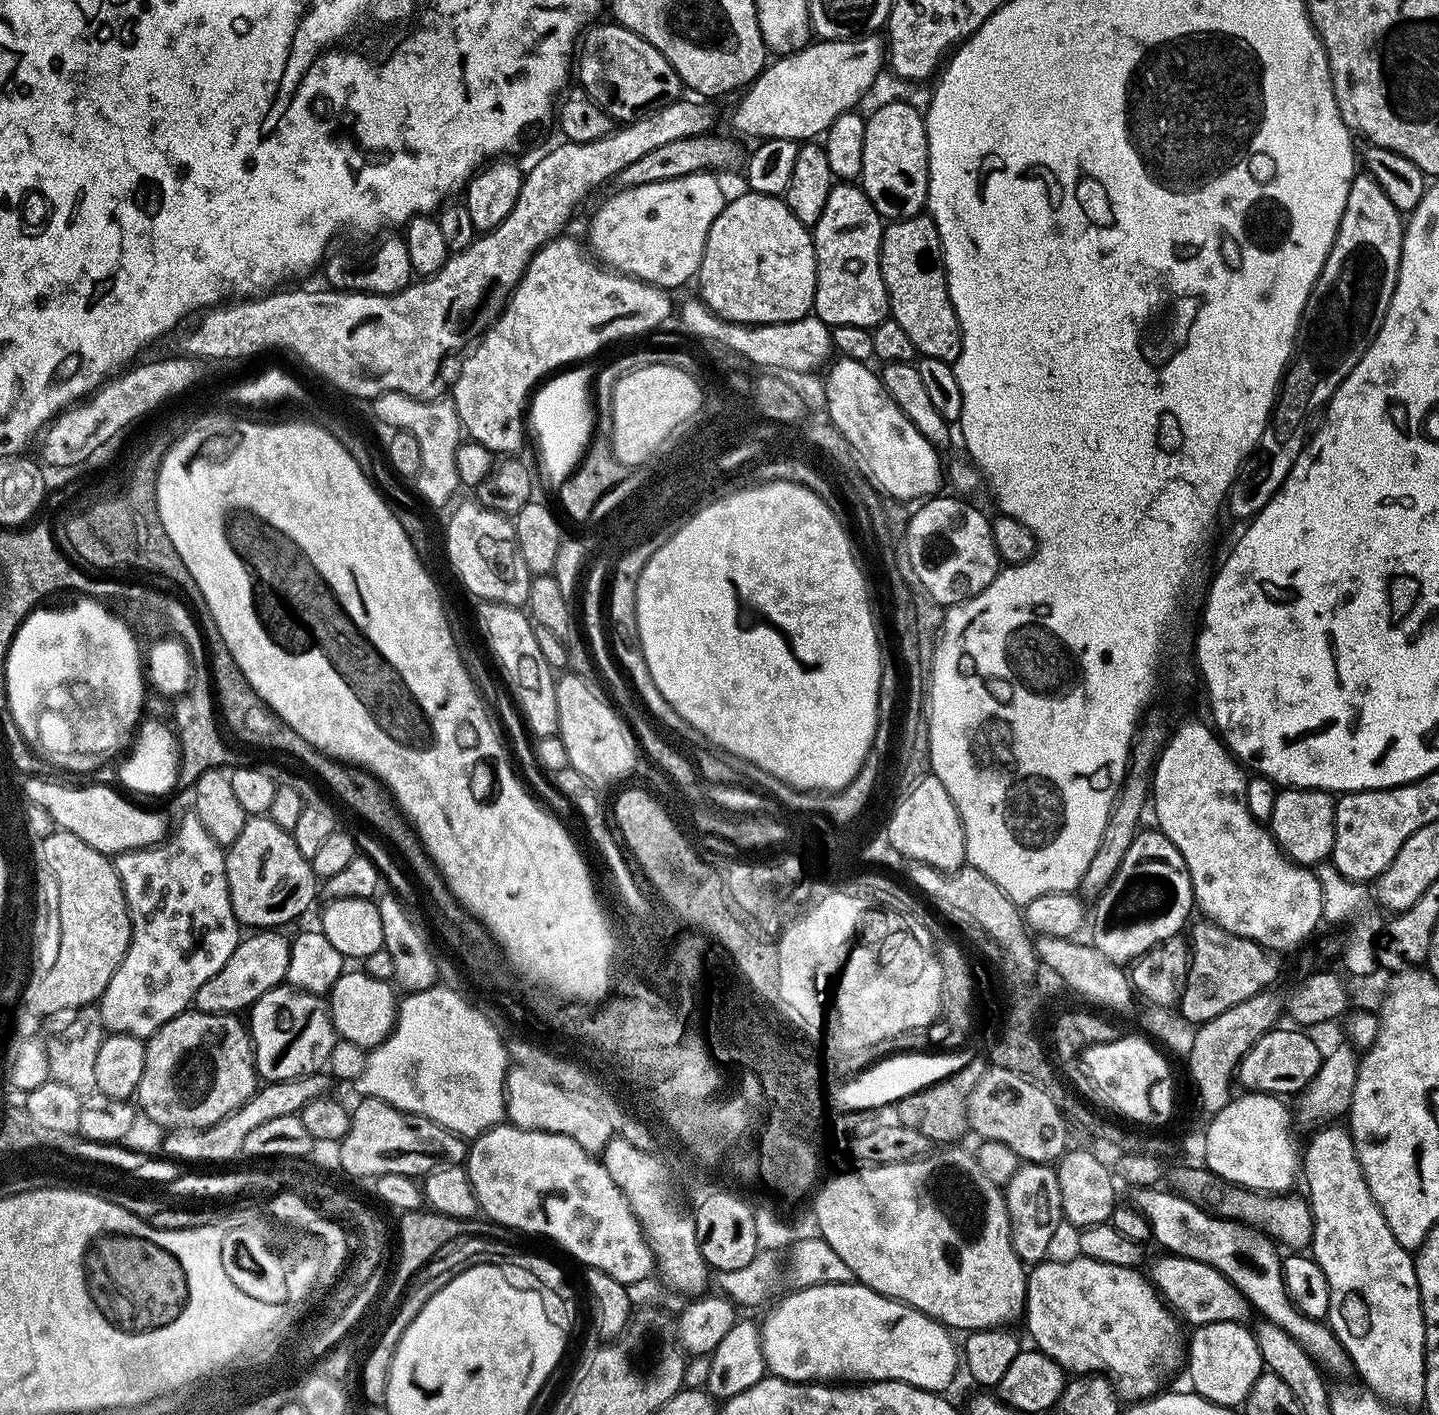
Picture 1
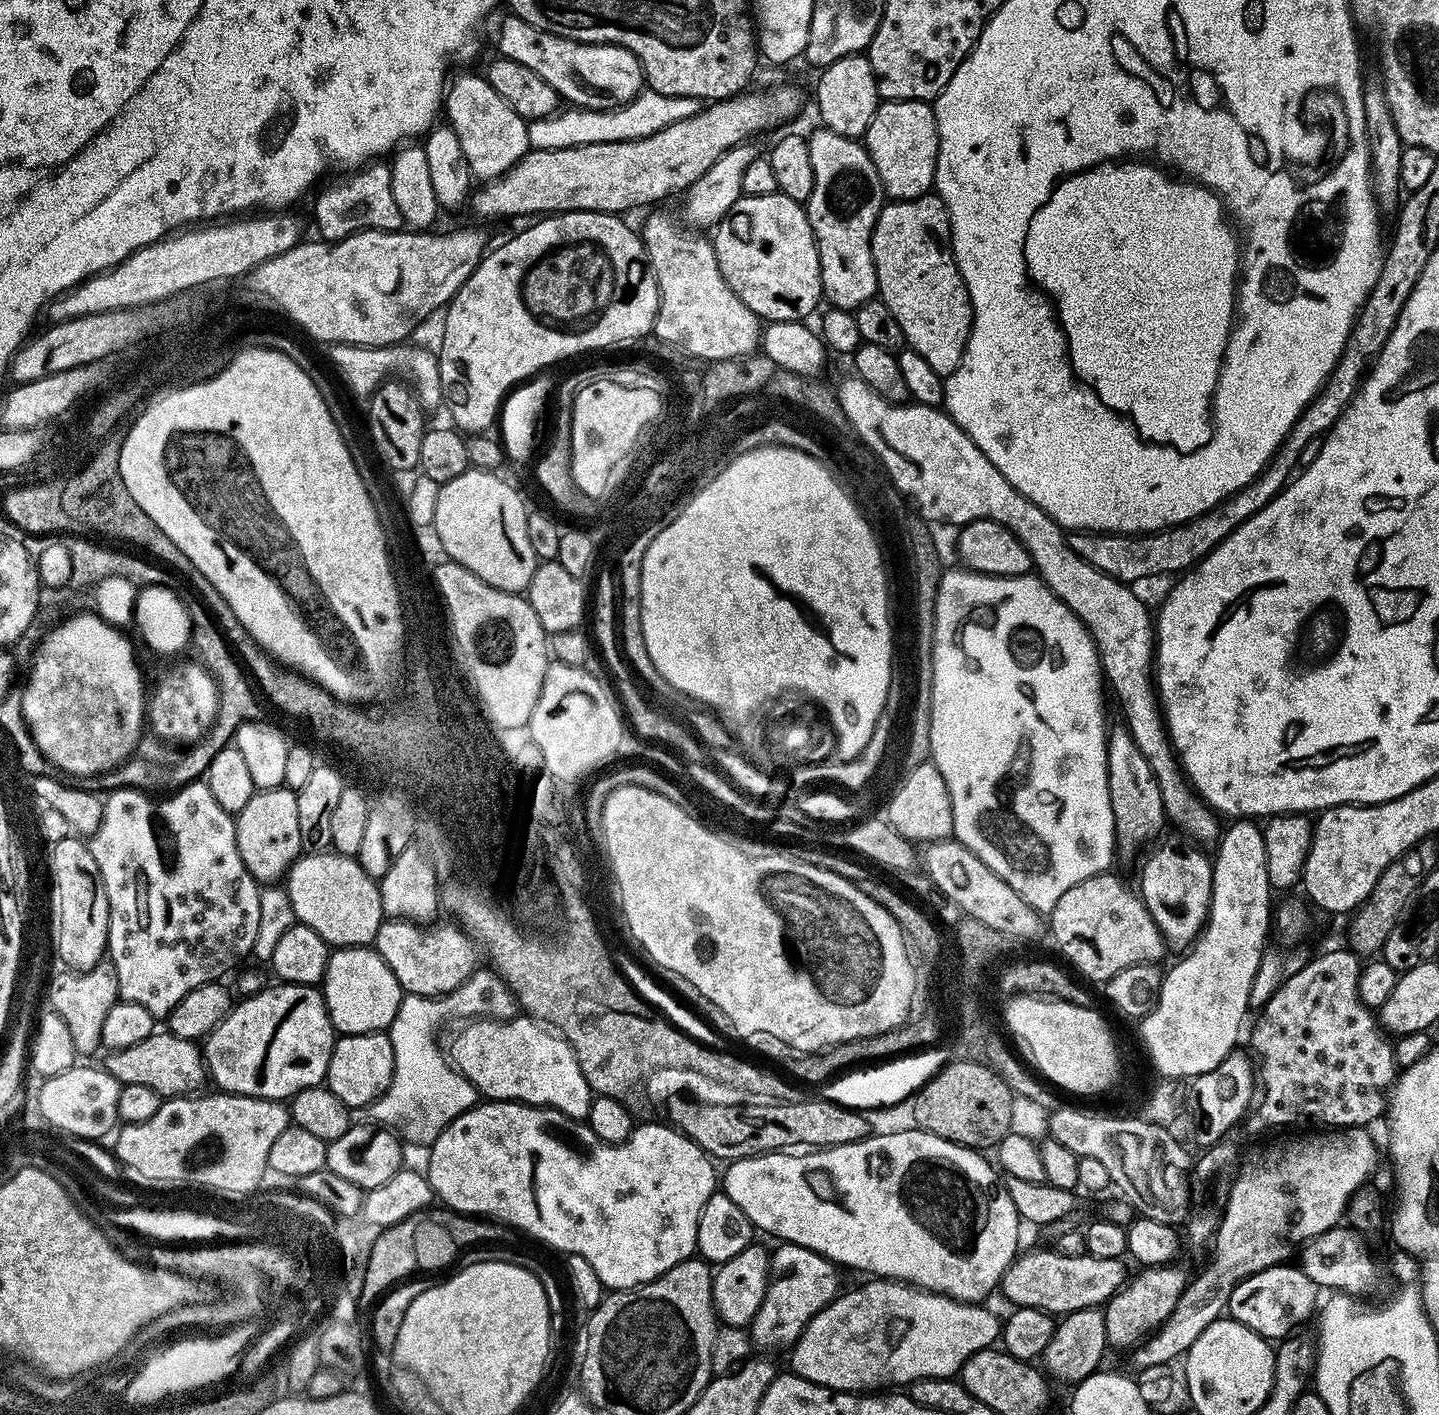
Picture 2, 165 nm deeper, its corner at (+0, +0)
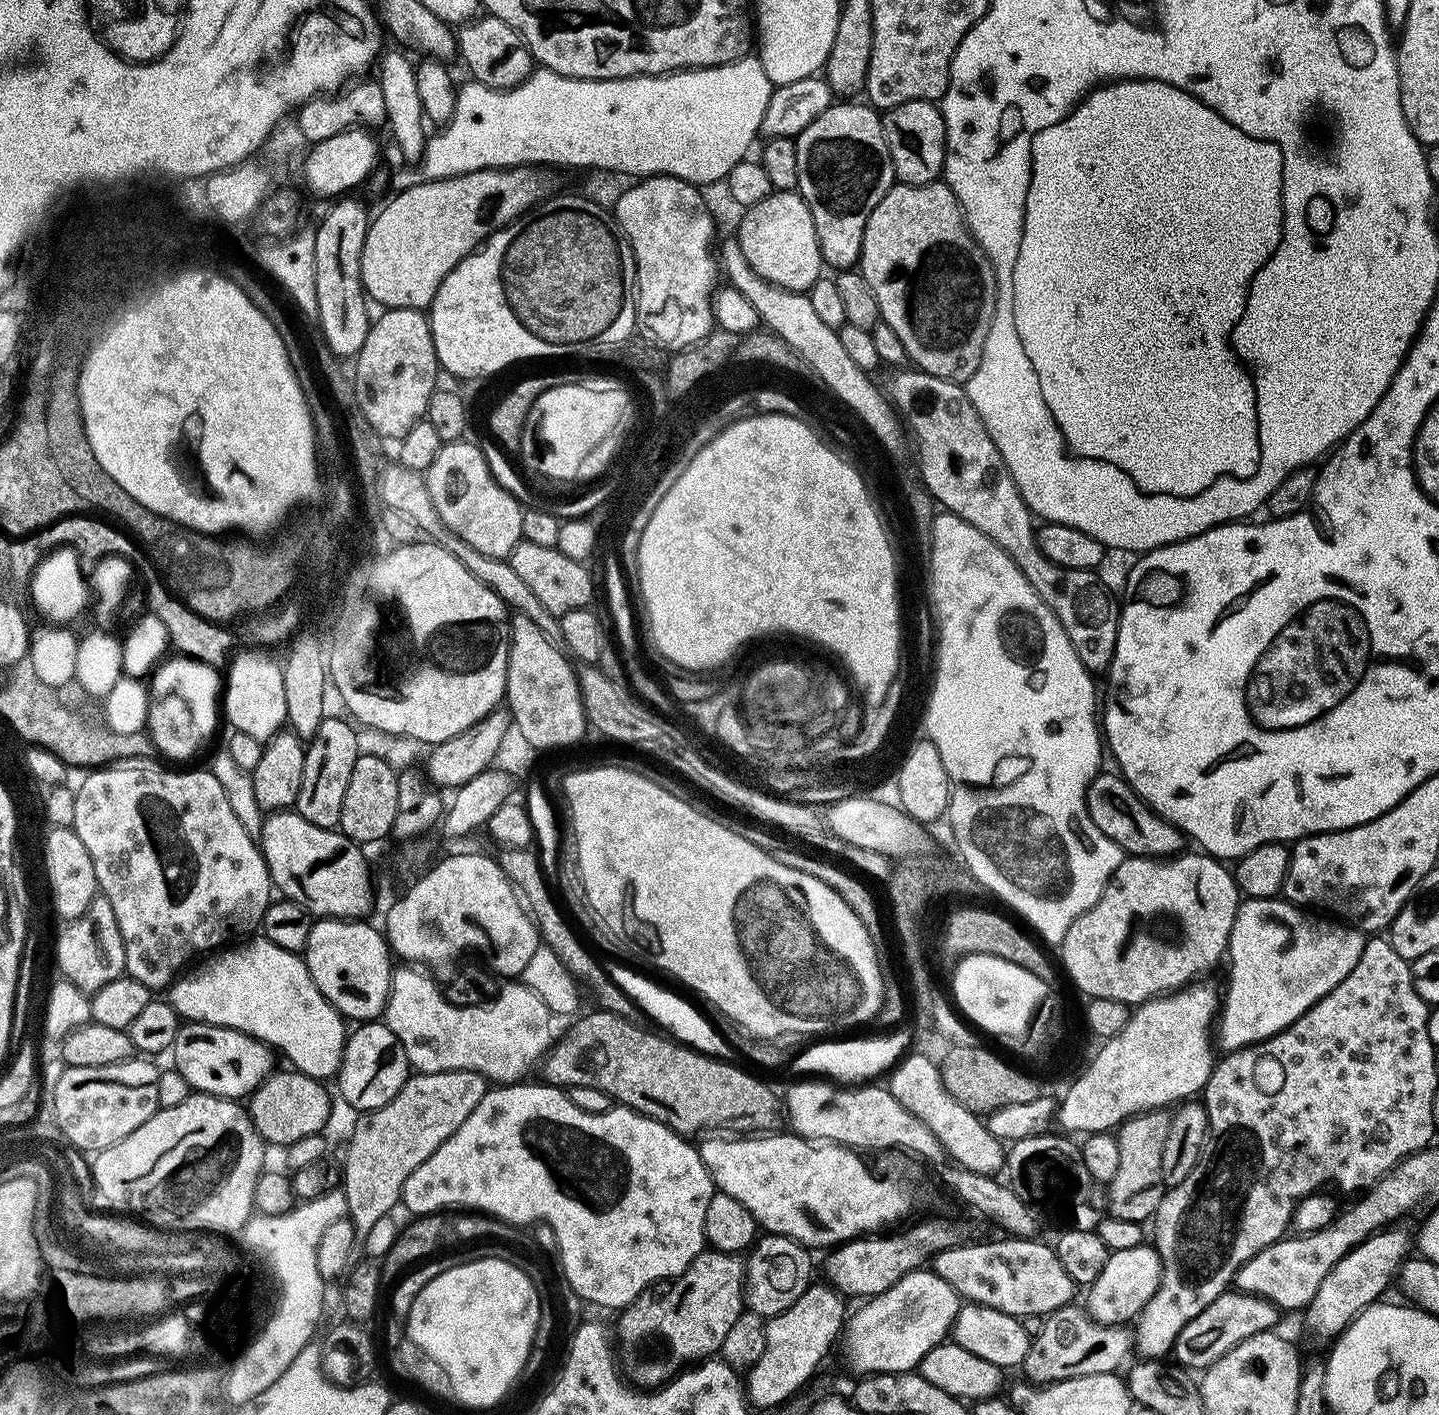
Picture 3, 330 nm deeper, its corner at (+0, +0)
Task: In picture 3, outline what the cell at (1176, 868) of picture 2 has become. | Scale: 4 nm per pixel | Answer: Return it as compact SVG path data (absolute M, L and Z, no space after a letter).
M1101 774L1094 777L1088 788L1088 813L1094 826L1098 826L1098 830L1102 830L1106 838L1124 849L1129 857L1172 858L1185 851L1184 833L1157 816L1119 774Z

